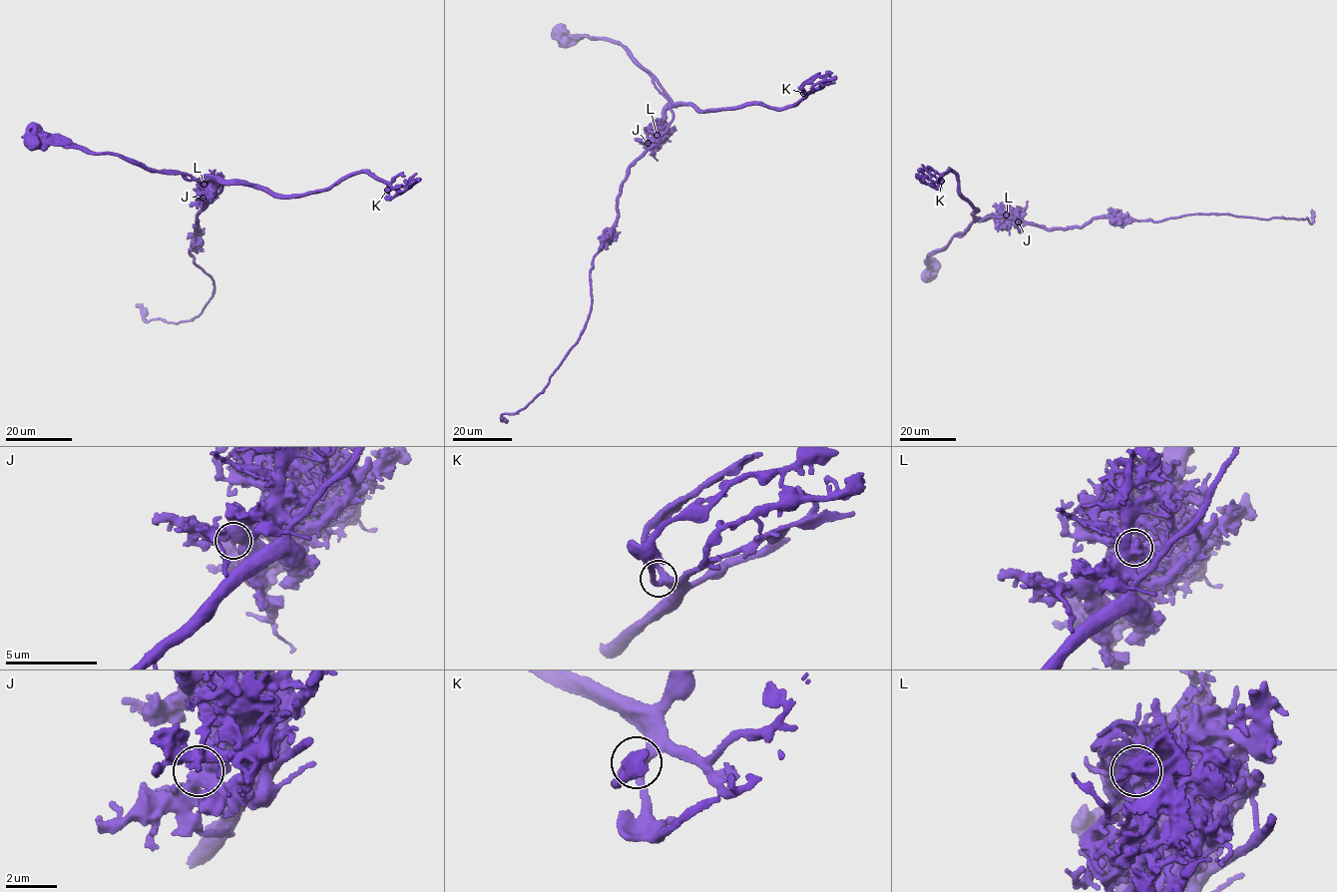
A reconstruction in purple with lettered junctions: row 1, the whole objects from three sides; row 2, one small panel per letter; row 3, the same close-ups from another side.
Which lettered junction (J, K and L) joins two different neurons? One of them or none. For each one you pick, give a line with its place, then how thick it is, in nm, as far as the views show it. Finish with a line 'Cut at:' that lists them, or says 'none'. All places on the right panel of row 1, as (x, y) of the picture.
L: at (1006, 215); 340 nm thick
Cut at: L

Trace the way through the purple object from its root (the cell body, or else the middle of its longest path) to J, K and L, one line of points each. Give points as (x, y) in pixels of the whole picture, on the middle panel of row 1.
J: (558, 30), (611, 39), (652, 78), (669, 104), (663, 126), (648, 143)
K: (558, 30), (618, 43), (670, 101), (689, 102), (700, 111), (760, 103), (780, 108), (795, 104), (803, 93)
L: (558, 30), (571, 35), (609, 38), (628, 51), (630, 58), (649, 74), (655, 87), (669, 102), (656, 135)

